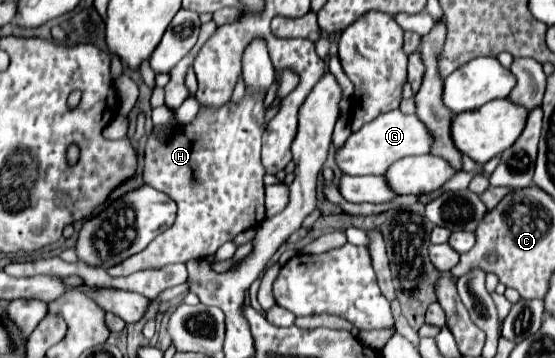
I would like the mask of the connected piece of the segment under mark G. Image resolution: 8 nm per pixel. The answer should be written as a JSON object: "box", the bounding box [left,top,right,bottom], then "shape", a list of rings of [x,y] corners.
{"box":[336,109,432,175],"shape":[[[392,109],[352,133],[344,147],[336,153],[336,163],[346,175],[384,175],[398,159],[408,155],[424,155],[432,149],[432,145],[432,131],[416,115],[404,115],[402,111]]]}

